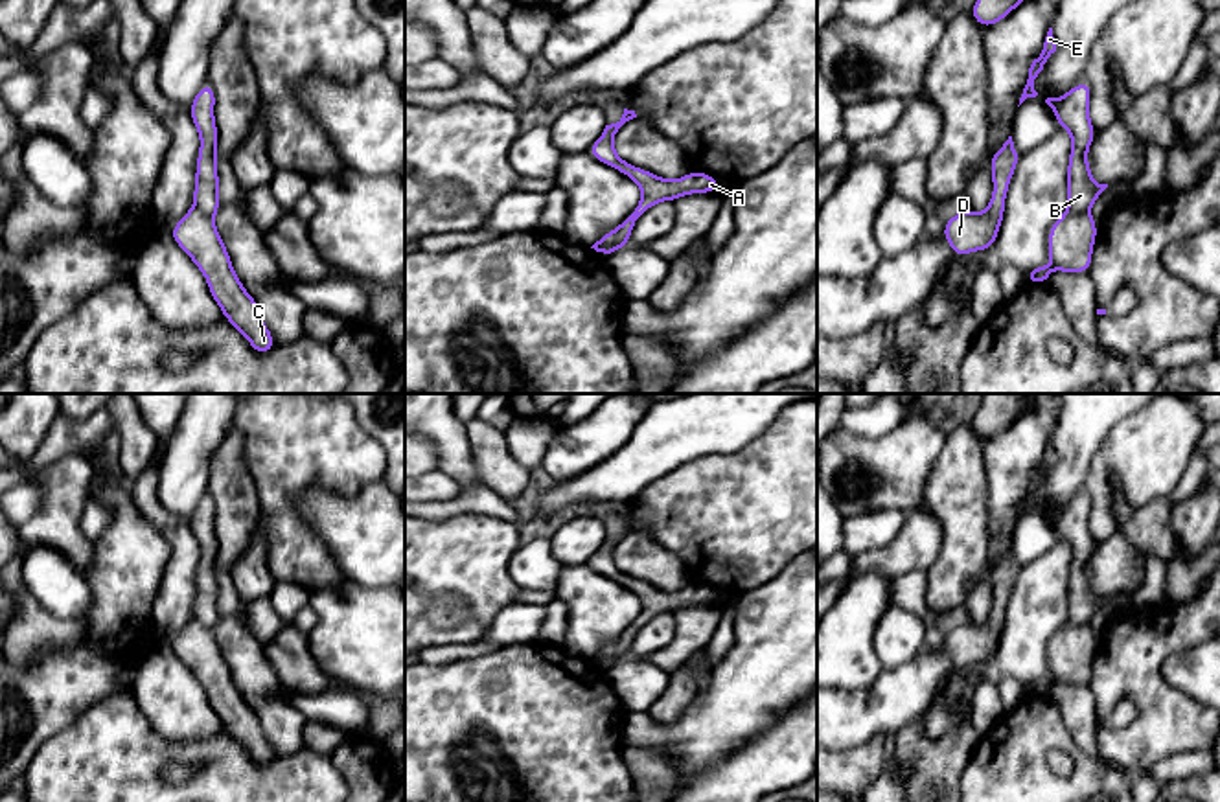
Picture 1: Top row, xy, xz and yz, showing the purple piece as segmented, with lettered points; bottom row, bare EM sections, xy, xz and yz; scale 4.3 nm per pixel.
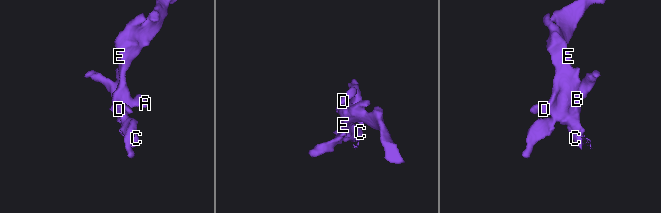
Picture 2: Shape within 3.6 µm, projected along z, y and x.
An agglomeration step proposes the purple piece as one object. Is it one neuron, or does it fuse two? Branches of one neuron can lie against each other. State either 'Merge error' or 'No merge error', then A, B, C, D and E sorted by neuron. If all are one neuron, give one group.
Merge error. Groups: A B D E / C

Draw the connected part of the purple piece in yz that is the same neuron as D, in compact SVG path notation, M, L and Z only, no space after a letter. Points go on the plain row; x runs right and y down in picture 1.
M1008 548L1008 552L994 568L990 568L988 574L994 594L988 620L983 625L962 622L944 635L942 647L950 655L955 670L961 670L968 664L988 662L997 651L1005 627L1005 611L1010 590L1019 576L1019 567L1014 559L1012 548Z

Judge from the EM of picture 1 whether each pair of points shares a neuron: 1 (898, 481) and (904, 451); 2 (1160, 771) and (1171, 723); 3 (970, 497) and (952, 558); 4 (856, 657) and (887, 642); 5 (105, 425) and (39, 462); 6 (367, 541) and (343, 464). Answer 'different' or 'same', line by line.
1: same
2: different
3: same
4: different
5: same
6: different

